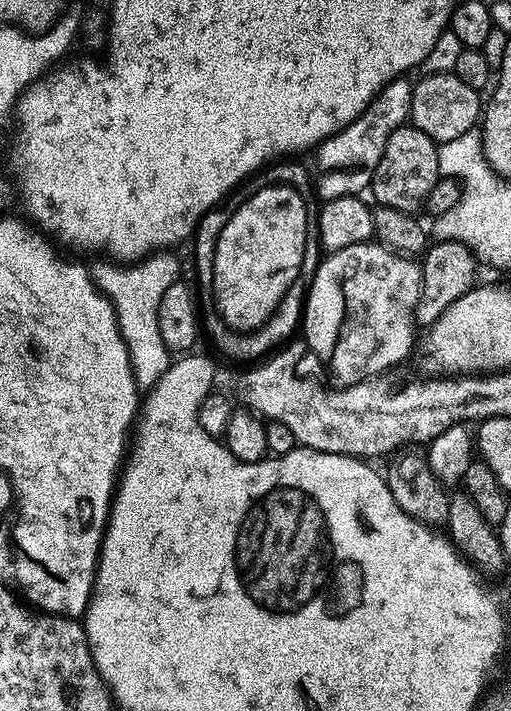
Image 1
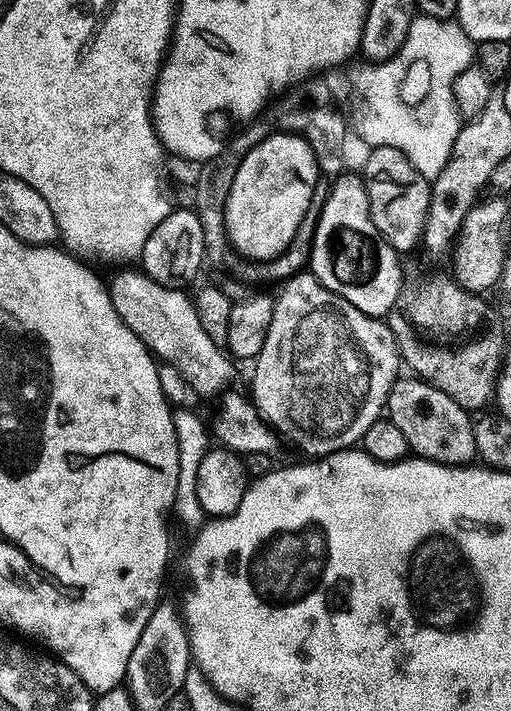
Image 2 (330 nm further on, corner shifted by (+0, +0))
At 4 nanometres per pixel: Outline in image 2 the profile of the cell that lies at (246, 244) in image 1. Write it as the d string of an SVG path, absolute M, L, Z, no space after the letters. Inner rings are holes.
M275 131L264 141L258 142L242 158L225 202L226 230L233 249L246 260L272 260L278 254L282 254L282 250L290 246L290 238L298 234L298 226L302 218L306 218L310 198L314 198L314 186L320 179L322 175L315 154L303 135Z

